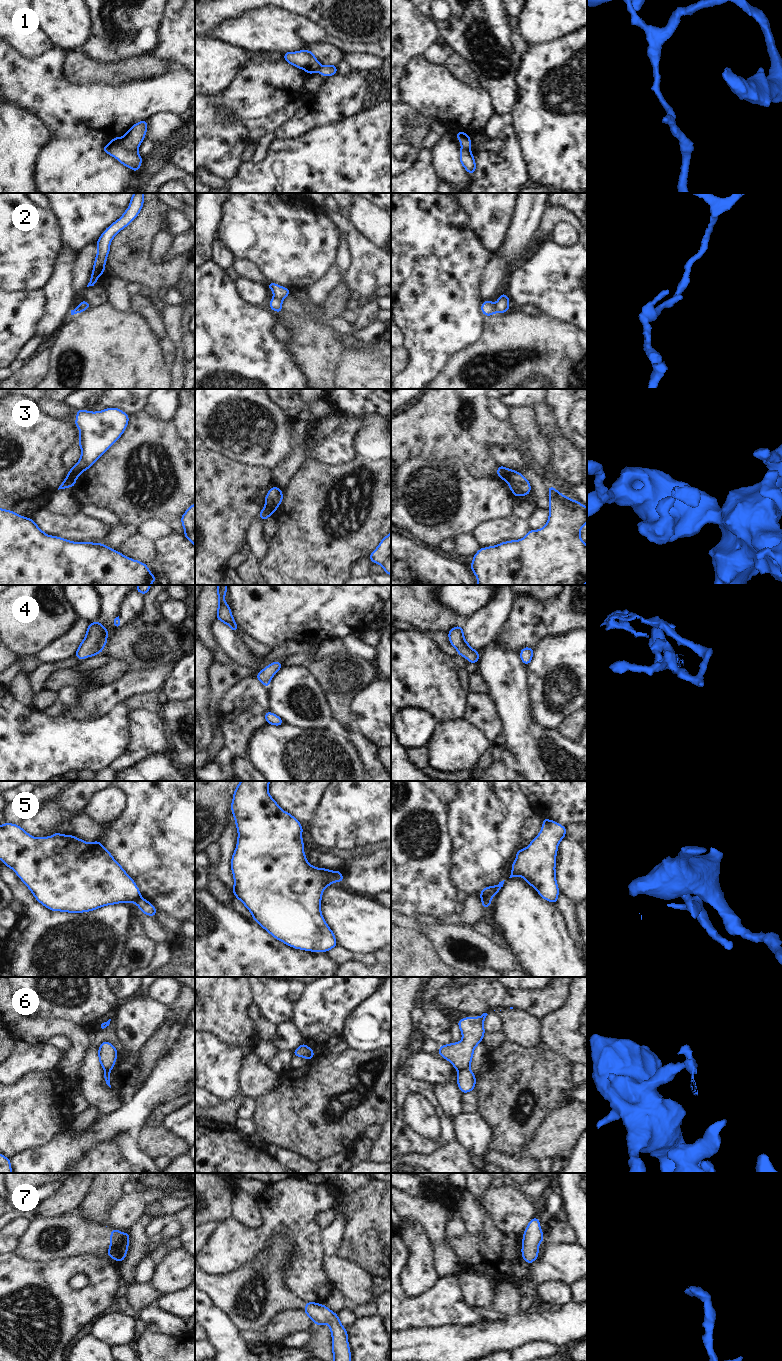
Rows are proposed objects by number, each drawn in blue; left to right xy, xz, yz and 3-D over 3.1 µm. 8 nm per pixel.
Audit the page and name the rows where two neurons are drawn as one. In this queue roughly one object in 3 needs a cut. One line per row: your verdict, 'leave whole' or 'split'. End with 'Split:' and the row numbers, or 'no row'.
1: split
2: split
3: split
4: leave whole
5: split
6: split
7: leave whole
Split: 1, 2, 3, 5, 6

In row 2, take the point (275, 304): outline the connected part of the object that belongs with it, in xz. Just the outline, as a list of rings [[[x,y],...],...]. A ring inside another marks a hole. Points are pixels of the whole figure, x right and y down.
[[[274,297],[270,300],[269,307],[273,311],[277,311],[281,313],[282,312],[282,301]]]

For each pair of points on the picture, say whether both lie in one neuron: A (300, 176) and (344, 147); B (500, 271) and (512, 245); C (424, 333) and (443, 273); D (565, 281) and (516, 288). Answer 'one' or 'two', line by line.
A: one
B: two
C: one
D: one

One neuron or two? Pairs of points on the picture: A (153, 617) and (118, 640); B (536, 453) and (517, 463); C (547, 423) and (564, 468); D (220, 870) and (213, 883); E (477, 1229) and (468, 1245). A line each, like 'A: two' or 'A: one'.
A: one
B: two
C: one
D: two
E: two

